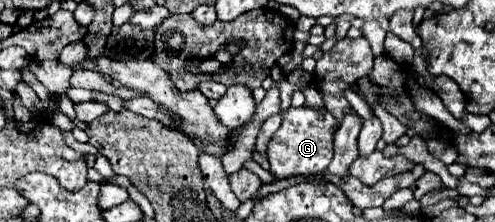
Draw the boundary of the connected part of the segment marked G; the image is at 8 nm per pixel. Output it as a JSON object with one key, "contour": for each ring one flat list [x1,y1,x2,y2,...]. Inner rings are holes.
{"contour":[[309,106,289,108,281,114,283,122,279,130,267,144,267,156,271,170,277,178,289,178,295,174,315,174,327,170,333,158,333,134,337,130,337,120,327,110,313,110]]}

